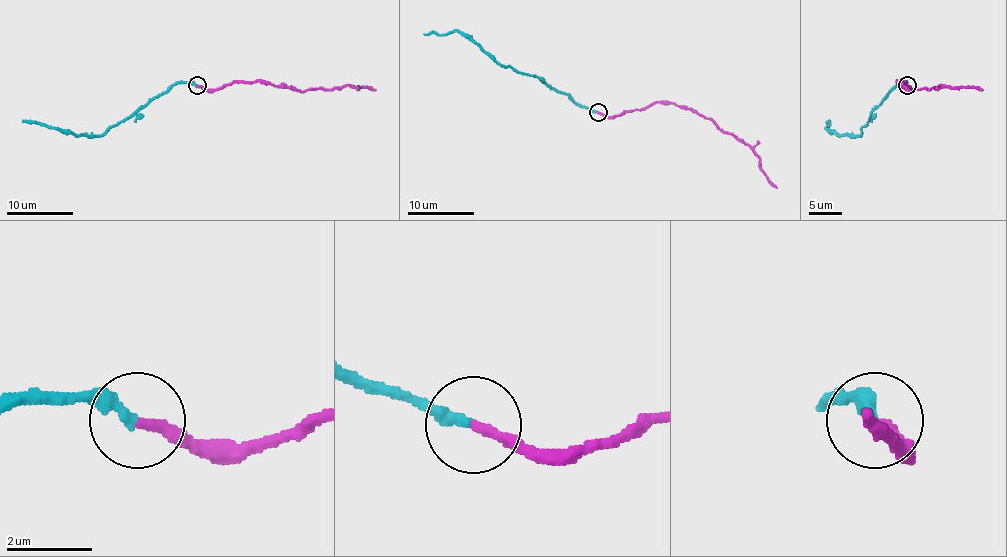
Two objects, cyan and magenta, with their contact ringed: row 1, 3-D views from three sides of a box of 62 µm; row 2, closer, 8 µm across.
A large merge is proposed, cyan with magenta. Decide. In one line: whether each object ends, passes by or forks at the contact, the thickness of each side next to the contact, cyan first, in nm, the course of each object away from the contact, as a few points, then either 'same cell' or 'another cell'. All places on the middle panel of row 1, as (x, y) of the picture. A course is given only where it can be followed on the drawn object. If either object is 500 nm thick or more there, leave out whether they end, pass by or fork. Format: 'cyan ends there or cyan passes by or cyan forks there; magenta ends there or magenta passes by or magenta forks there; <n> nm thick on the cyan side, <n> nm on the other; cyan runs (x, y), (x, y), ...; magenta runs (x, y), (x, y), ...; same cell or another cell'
cyan ends there; magenta ends there; 300 nm thick on the cyan side, 240 nm on the other; cyan runs (598, 113), (577, 104), (567, 94), (550, 89), (537, 76), (501, 65), (458, 32), (443, 35), (423, 33); magenta runs (598, 113), (620, 116), (655, 103), (691, 108), (742, 139), (759, 159), (760, 171), (777, 187); another cell

